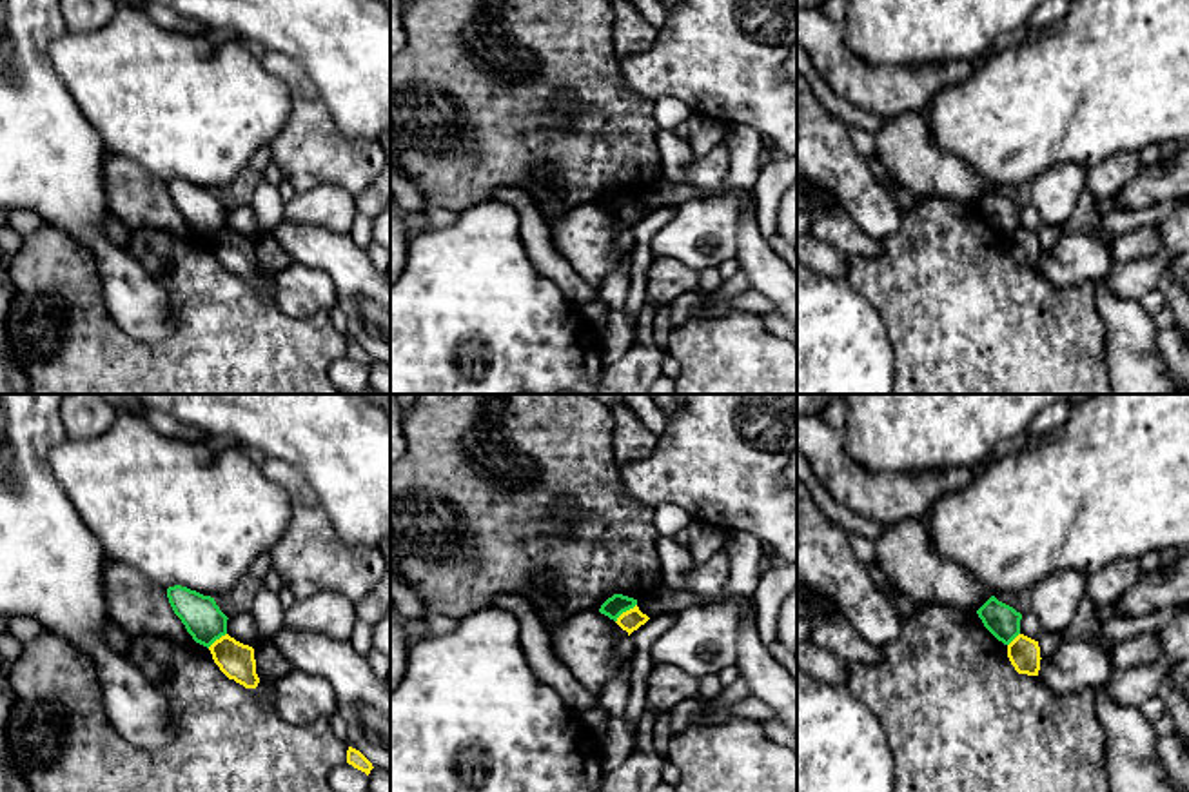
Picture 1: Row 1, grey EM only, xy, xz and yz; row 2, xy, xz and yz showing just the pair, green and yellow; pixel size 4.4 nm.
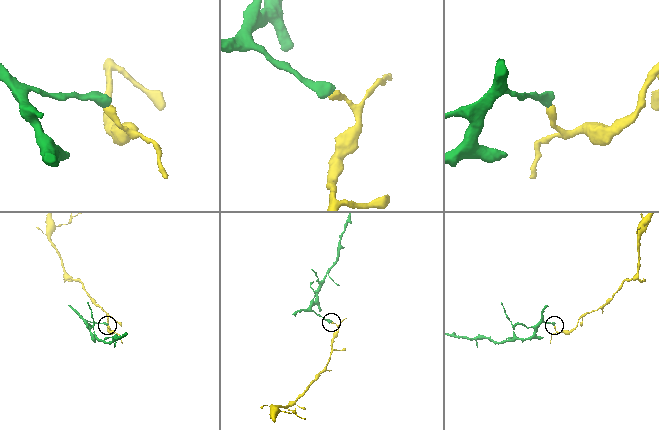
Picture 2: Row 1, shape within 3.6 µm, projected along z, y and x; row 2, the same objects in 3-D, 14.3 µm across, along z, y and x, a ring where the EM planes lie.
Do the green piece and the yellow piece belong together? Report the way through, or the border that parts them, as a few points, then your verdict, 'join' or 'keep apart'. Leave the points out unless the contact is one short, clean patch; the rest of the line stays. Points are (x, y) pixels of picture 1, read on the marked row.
border xz (636, 603), (616, 622); keep apart

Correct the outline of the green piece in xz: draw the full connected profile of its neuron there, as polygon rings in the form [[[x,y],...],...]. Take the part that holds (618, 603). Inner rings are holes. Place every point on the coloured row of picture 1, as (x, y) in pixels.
[[[614,594],[601,605],[599,612],[617,621],[617,618],[623,612],[634,609],[635,605],[637,605],[637,599],[623,596],[623,594]]]

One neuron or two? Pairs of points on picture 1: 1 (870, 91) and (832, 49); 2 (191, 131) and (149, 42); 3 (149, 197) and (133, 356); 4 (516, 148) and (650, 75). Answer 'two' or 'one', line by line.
1: one
2: one
3: two
4: two

